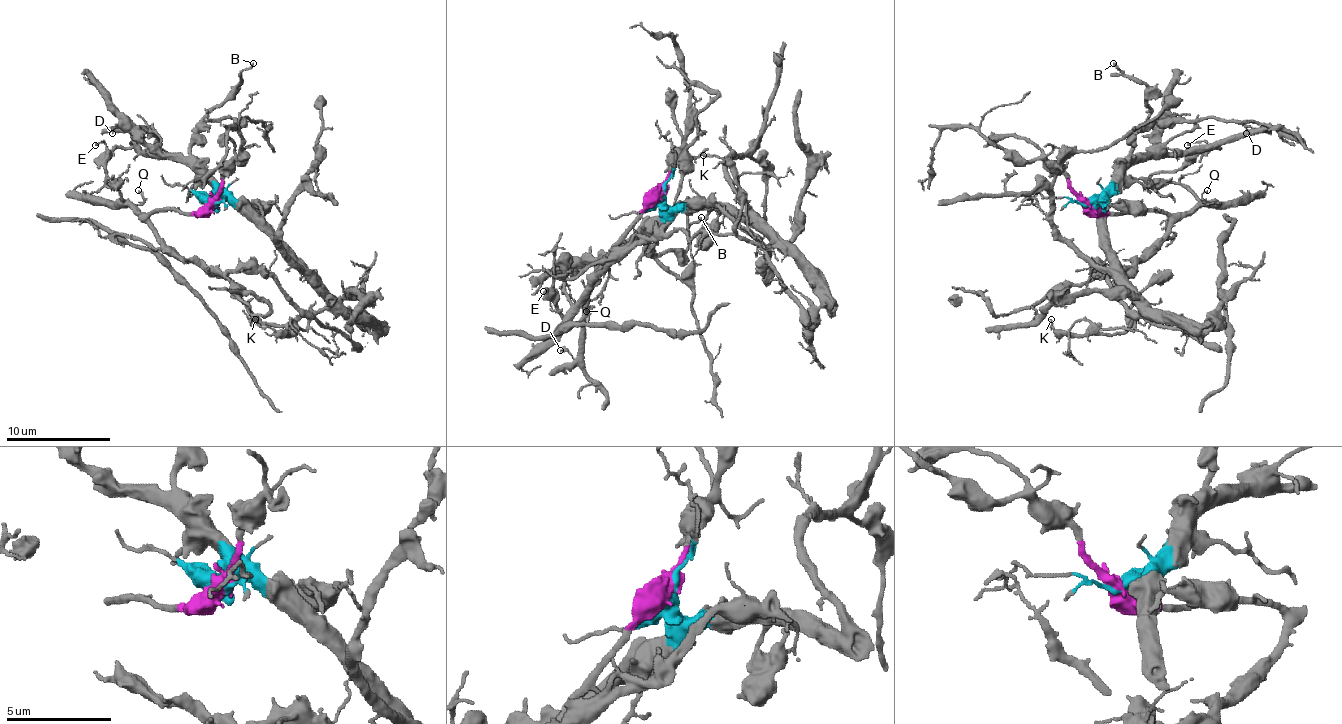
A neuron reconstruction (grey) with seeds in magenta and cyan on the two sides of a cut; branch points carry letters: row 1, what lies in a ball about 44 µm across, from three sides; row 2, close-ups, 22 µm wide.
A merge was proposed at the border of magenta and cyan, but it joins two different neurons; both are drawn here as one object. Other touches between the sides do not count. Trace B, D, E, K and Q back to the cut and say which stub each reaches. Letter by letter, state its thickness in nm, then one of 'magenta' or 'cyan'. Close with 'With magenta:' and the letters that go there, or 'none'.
B: calibre 160 nm; cyan
D: calibre 140 nm; cyan
E: calibre 120 nm; cyan
K: calibre 140 nm; cyan
Q: calibre 120 nm; magenta
With magenta: Q

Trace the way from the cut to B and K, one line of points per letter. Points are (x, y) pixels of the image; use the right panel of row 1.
B: (1089, 203), (1102, 195), (1113, 174), (1133, 153), (1133, 132), (1146, 119), (1146, 86), (1126, 75), (1113, 62)
K: (1089, 203), (1102, 200), (1105, 257), (1141, 307), (1139, 317), (1123, 333), (1102, 335), (1061, 335), (1050, 320)

